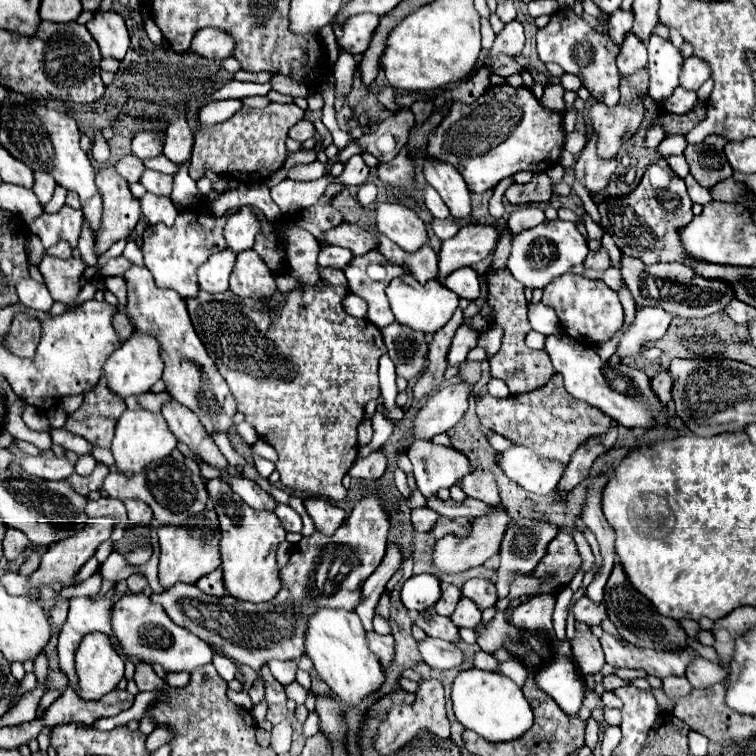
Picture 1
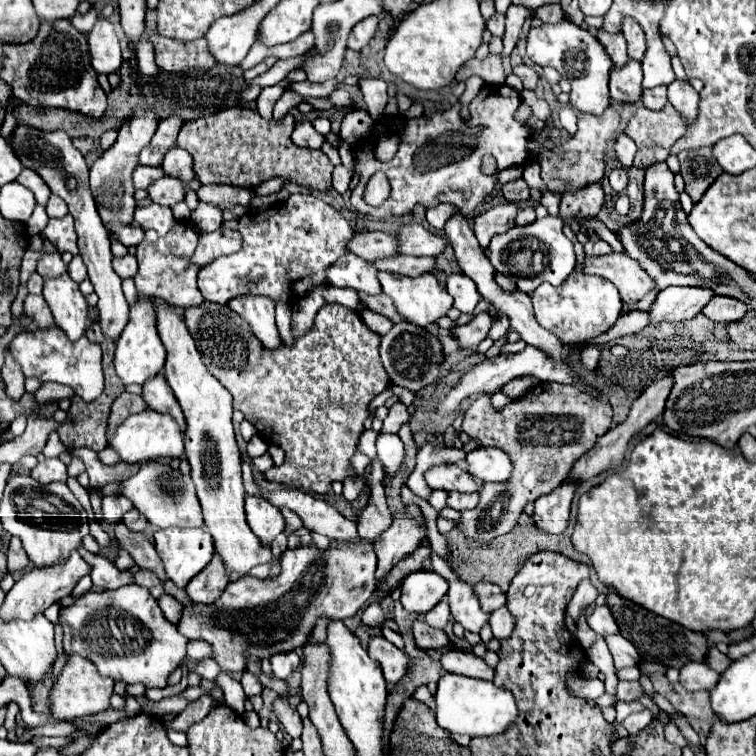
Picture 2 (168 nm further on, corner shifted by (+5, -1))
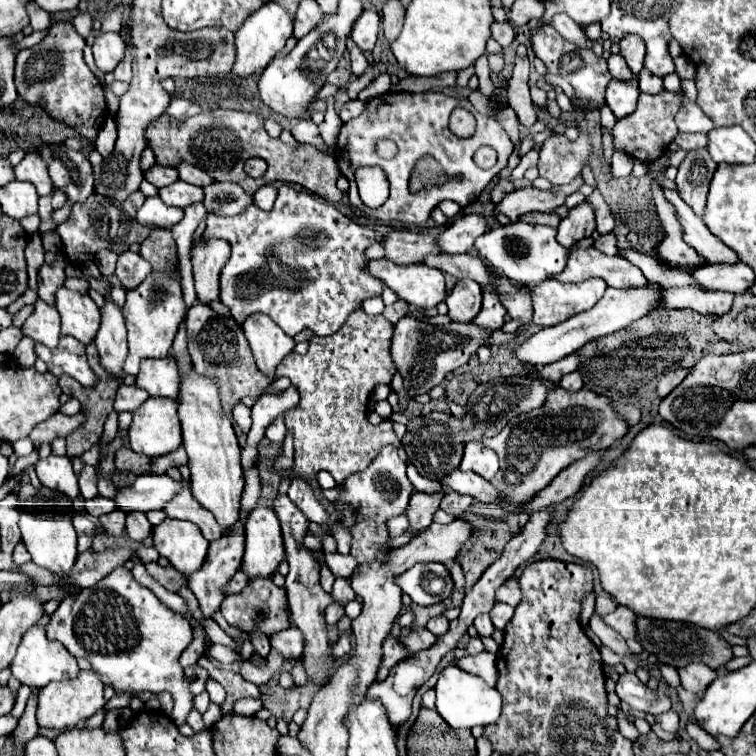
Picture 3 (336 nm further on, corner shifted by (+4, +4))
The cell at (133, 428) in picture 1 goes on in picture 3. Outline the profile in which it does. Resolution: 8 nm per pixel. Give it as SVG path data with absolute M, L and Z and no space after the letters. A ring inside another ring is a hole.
M149 398L133 412L129 426L129 448L145 456L163 456L181 446L177 402L171 398Z

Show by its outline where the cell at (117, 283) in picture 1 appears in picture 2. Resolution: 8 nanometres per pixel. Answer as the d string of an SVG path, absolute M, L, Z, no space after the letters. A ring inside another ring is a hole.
M18 125L14 129L12 149L24 167L36 171L46 181L50 191L68 203L70 213L76 221L78 249L84 259L84 265L88 267L88 277L94 285L94 291L98 295L98 305L96 305L98 323L102 327L104 337L116 341L128 323L128 303L122 293L122 279L112 269L110 237L108 237L108 231L106 231L102 219L98 217L96 203L94 203L94 197L92 197L90 185L88 185L88 165L86 165L82 153L72 145L72 139L64 131L44 133L34 127L26 127L26 125Z

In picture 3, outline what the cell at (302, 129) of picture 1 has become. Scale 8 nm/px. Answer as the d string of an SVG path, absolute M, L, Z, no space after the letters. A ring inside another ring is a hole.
M301 118L301 120L293 126L291 134L293 134L293 138L295 138L299 144L317 146L317 148L321 148L321 152L323 152L325 142L323 142L323 138L319 136L319 128L317 128L317 124L315 124L311 118Z

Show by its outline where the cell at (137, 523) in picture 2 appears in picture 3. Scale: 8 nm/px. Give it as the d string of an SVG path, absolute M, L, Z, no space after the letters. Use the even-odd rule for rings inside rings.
M143 512L127 514L127 534L129 534L129 538L133 538L137 542L143 542L151 534L151 528L153 526L149 524L149 520Z

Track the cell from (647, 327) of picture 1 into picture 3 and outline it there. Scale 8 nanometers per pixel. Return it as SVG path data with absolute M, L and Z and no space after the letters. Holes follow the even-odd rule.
M707 264L703 268L693 270L695 288L697 290L721 290L721 292L733 292L741 294L745 292L753 282L755 274L753 270L743 264Z

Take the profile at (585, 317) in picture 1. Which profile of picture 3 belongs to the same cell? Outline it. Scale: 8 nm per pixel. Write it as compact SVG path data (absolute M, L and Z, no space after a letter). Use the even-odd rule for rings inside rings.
M591 278L577 284L565 284L559 280L545 280L531 290L533 298L533 324L555 326L579 312L591 310L605 294L607 282L603 278Z

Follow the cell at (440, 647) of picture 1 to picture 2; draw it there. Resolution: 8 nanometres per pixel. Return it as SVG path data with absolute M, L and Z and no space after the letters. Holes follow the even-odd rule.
M450 649L448 653L444 653L440 657L442 661L442 669L456 673L456 675L466 675L466 677L474 677L474 679L484 679L484 681L492 681L495 677L495 669L486 665L480 657L472 655L472 653L464 653L460 649Z

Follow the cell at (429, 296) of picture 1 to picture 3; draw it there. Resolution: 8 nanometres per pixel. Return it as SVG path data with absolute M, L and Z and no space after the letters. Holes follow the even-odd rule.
M385 258L371 260L369 272L383 280L401 300L419 310L435 308L445 300L445 278L437 268L429 268L425 264L409 264L397 266Z

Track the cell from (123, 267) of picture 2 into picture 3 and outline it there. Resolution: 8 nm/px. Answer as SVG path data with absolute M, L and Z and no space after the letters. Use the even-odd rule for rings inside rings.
M127 250L117 260L115 274L119 276L119 280L121 280L121 284L125 288L139 286L147 278L149 272L151 272L151 266L139 254L135 254L135 252L129 252Z

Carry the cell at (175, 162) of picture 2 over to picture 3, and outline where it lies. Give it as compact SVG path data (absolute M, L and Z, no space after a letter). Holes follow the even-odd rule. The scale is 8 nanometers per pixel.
M179 162L179 164L175 166L175 170L179 172L179 178L181 178L183 182L189 182L189 184L195 184L195 186L207 186L207 184L213 182L213 180L207 176L207 172L203 172L201 168L197 168L197 166L189 164L189 162Z

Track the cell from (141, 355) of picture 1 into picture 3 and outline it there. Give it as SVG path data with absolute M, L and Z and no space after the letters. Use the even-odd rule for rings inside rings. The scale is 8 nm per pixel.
M179 272L177 278L171 280L171 276L163 274L149 274L137 288L127 292L127 302L123 306L123 314L127 320L127 336L129 336L129 354L123 364L125 374L137 376L139 364L143 358L165 358L169 354L169 348L173 344L173 338L177 334L177 328L181 320L185 318L185 304L181 296L181 284L179 284Z

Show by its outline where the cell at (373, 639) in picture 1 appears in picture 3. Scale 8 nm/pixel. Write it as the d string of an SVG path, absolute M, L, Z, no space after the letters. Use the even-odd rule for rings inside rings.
M387 638L385 642L383 642L383 660L381 660L381 664L379 664L379 670L377 670L377 680L385 680L387 676L389 676L389 670L395 666L395 664L399 664L401 660L405 660L409 656L409 650L403 646L403 644L399 644L399 640L397 638Z

